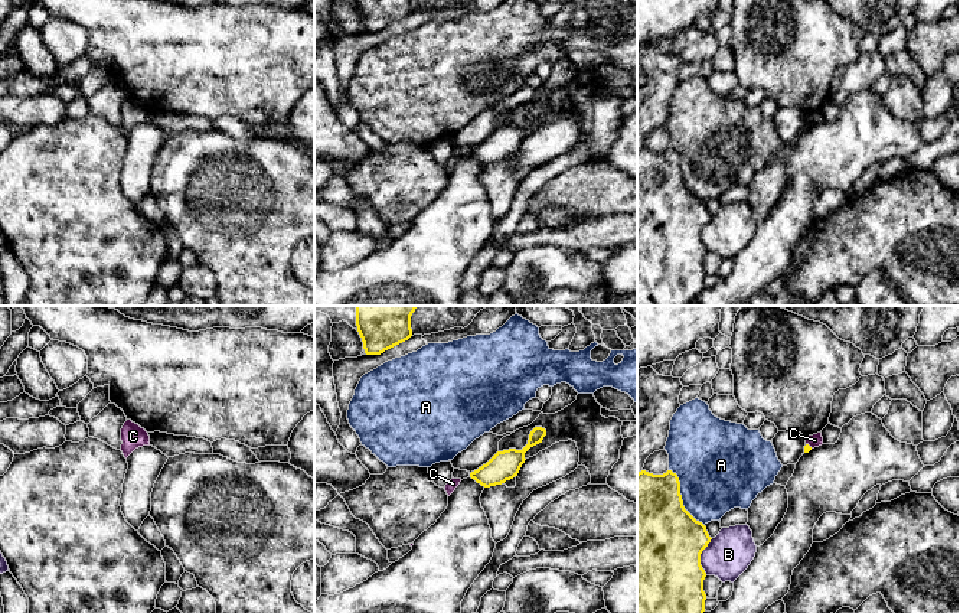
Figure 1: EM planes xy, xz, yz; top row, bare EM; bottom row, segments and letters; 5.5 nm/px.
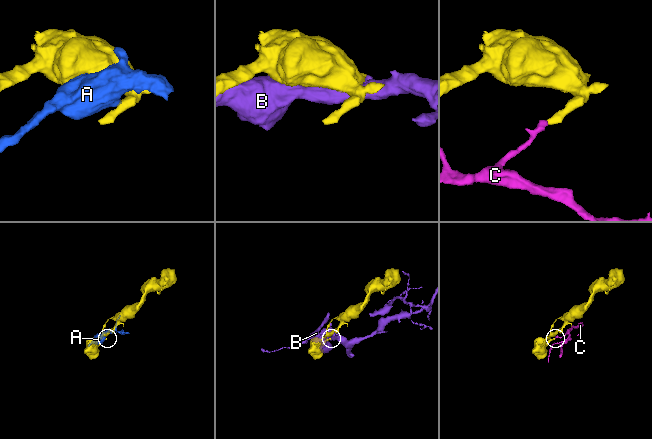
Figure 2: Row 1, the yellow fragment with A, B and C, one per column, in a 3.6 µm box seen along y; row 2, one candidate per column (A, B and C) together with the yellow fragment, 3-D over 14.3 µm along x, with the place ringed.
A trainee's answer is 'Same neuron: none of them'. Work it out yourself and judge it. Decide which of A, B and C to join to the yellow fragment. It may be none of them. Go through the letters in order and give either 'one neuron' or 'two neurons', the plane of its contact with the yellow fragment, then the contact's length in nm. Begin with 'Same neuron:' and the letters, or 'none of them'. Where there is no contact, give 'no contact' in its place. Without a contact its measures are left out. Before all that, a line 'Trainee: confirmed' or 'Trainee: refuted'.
Trainee: confirmed
Same neuron: none of them
A: two neurons; meets yellow in yz; contact 380 nm long
B: two neurons; meets yellow in yz; contact 220 nm long
C: two neurons; meets yellow in yz; contact 50 nm long

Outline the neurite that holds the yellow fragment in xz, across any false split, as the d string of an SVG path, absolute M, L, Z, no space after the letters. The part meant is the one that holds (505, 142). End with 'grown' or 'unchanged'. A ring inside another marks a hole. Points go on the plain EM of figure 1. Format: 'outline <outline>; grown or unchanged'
outline M535 104L530 111L528 121L522 127L509 125L497 128L486 141L470 150L470 154L474 156L484 164L502 162L506 157L517 153L522 141L525 140L525 130L542 120L546 113L546 107L542 104Z; unchanged

